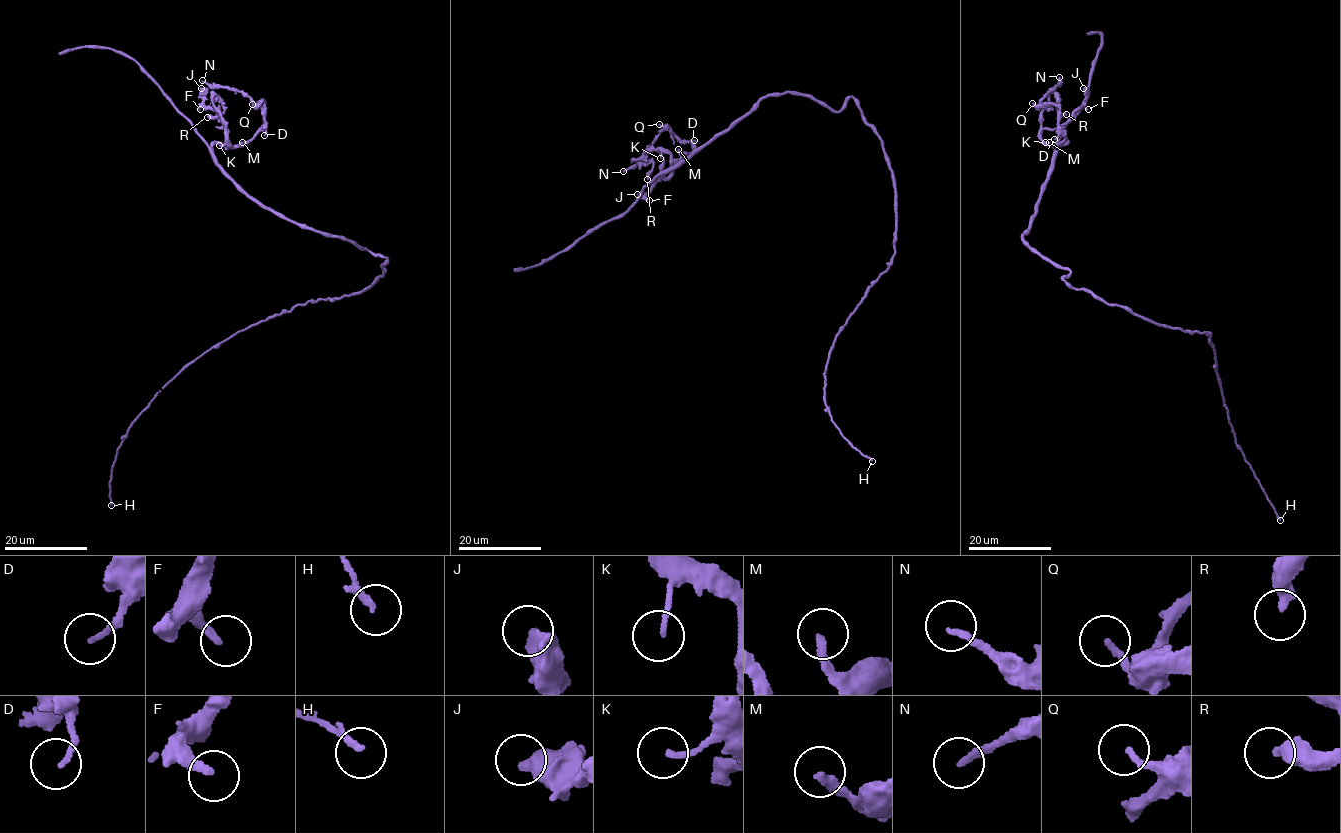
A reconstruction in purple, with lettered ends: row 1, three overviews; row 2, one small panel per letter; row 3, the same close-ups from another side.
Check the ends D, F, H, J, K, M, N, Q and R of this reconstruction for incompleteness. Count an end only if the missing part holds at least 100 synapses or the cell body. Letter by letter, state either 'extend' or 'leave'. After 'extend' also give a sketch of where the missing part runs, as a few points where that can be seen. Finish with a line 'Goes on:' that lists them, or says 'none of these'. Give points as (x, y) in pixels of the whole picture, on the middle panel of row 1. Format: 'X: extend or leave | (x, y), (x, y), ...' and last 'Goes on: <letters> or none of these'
D: leave
F: leave
H: leave
J: leave
K: leave
M: leave
N: leave
Q: leave
R: leave
Goes on: none of these

